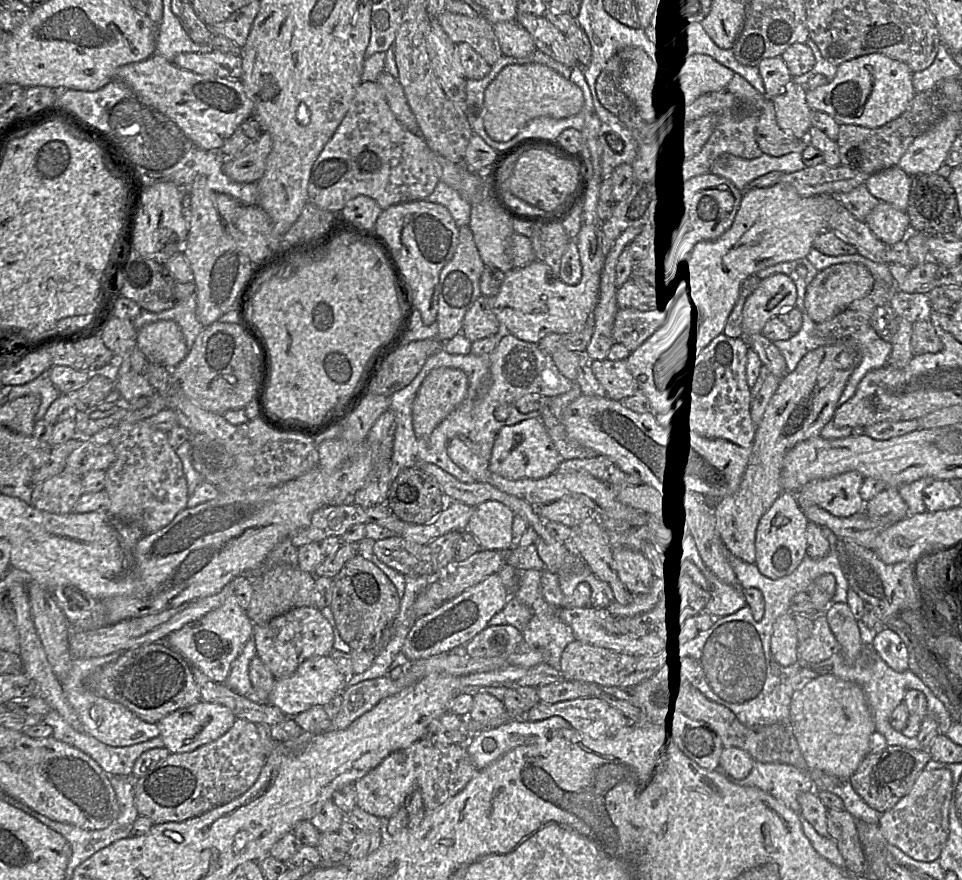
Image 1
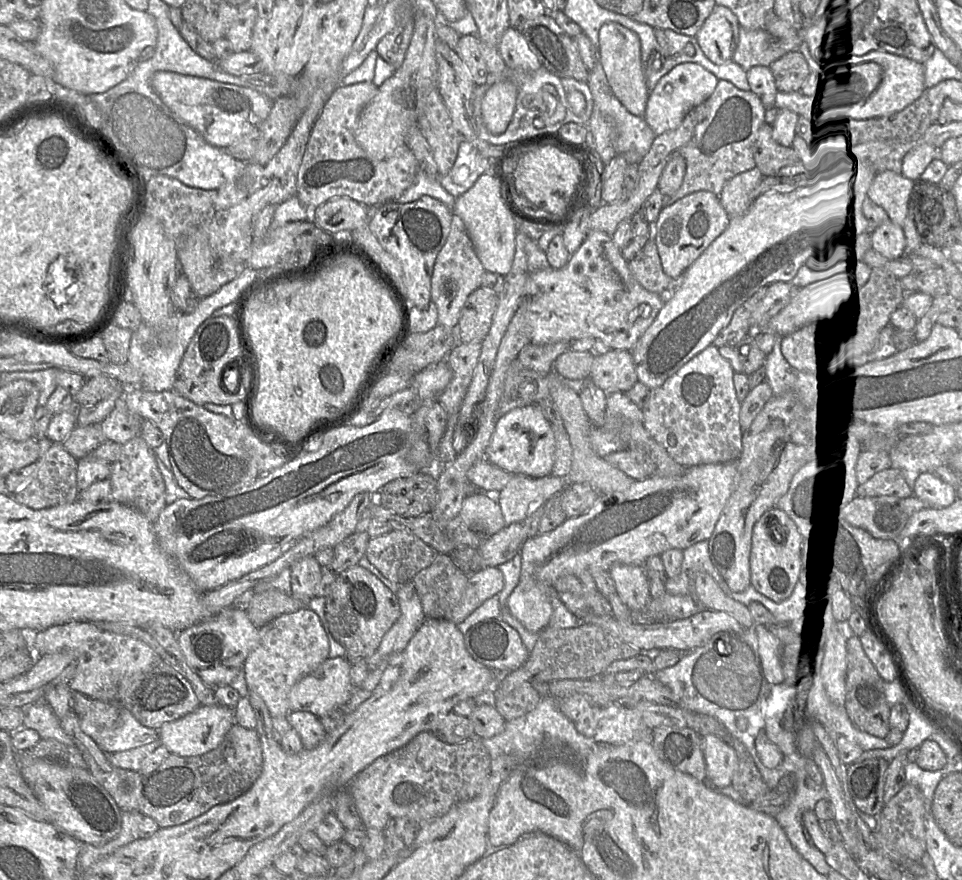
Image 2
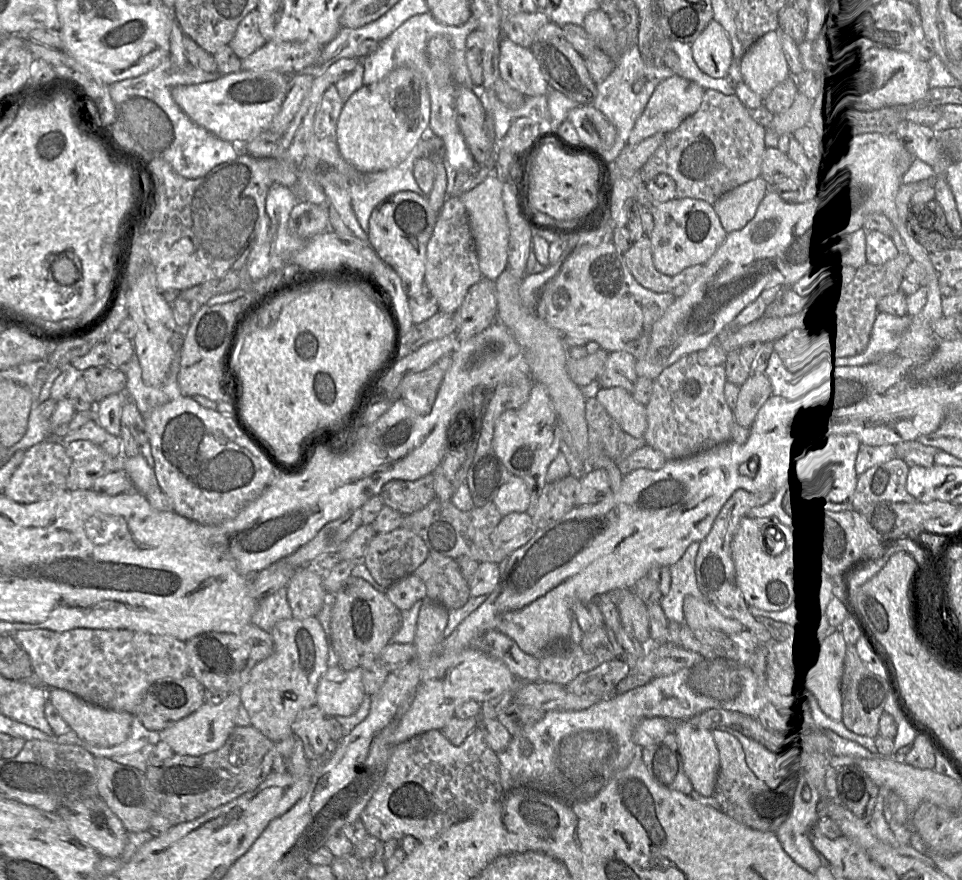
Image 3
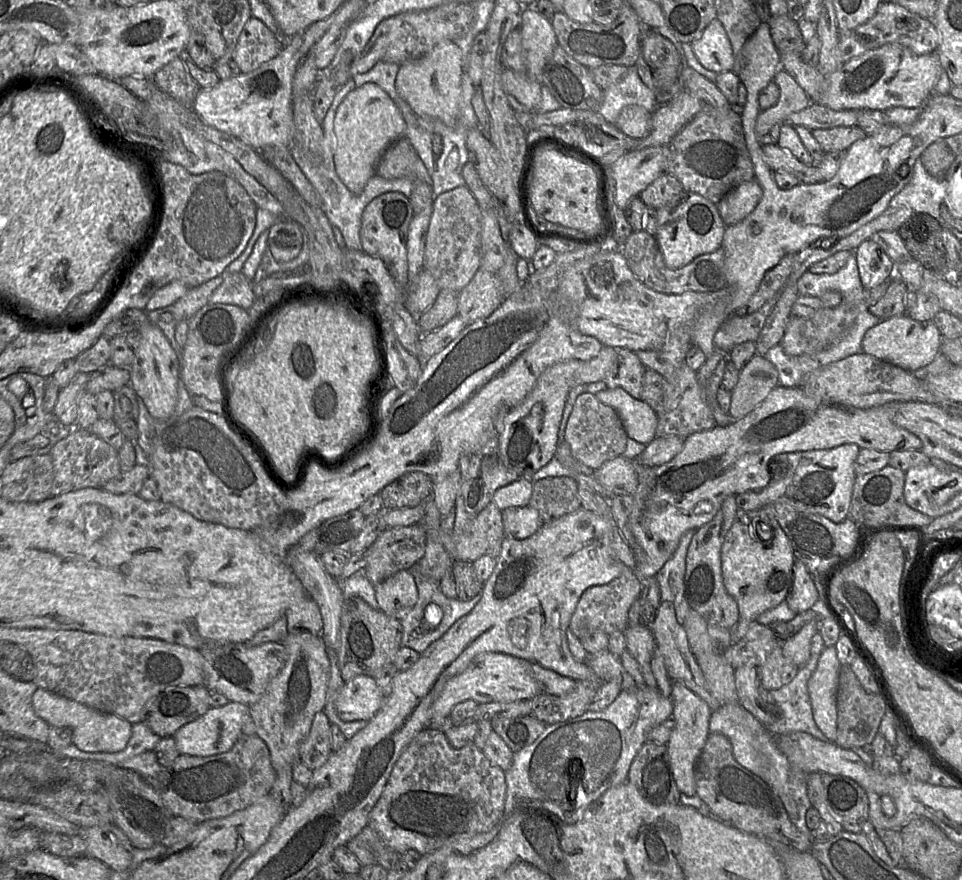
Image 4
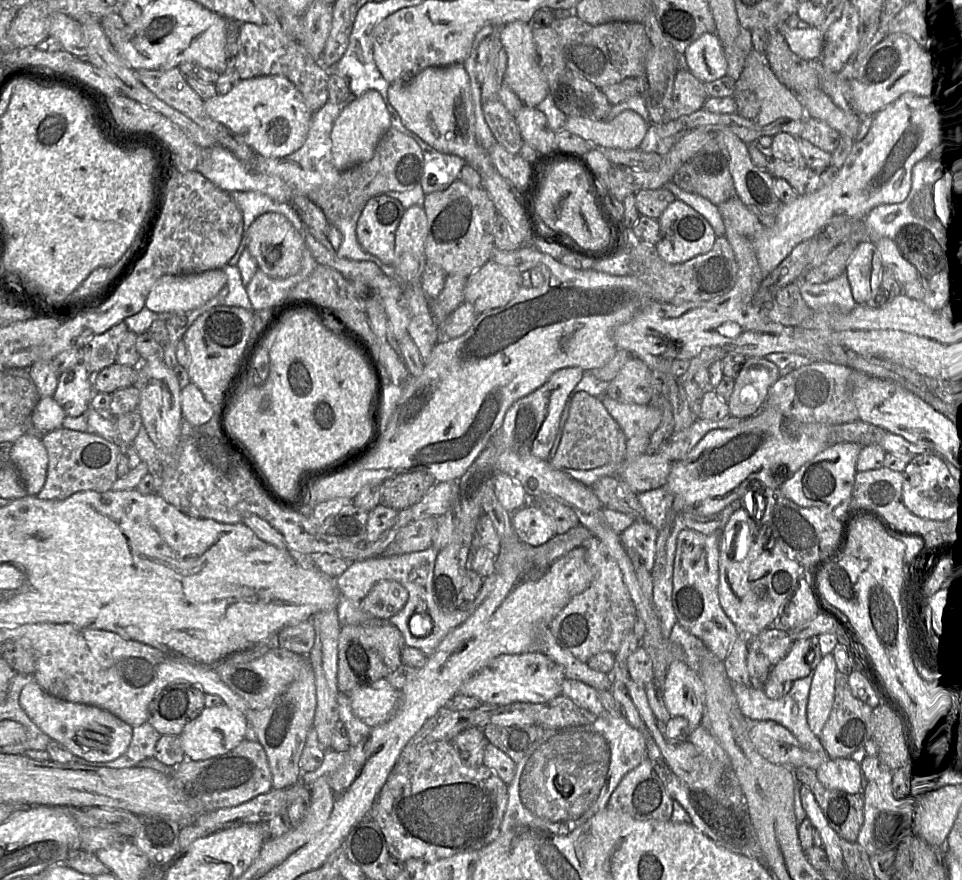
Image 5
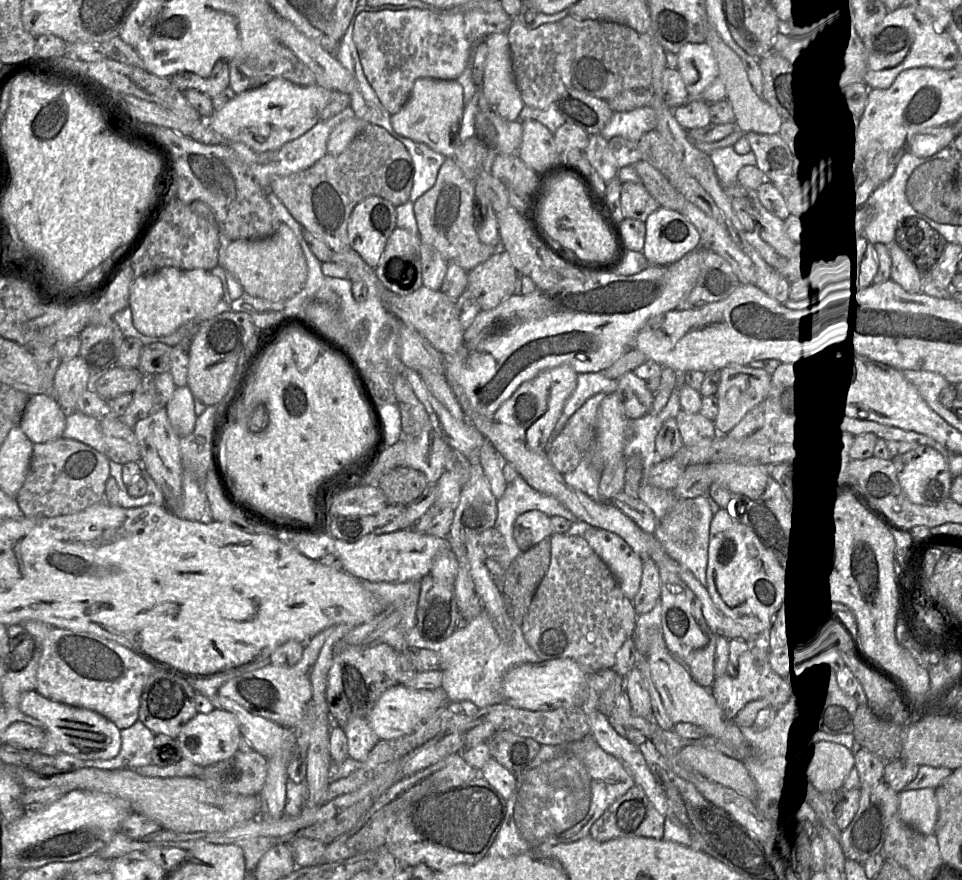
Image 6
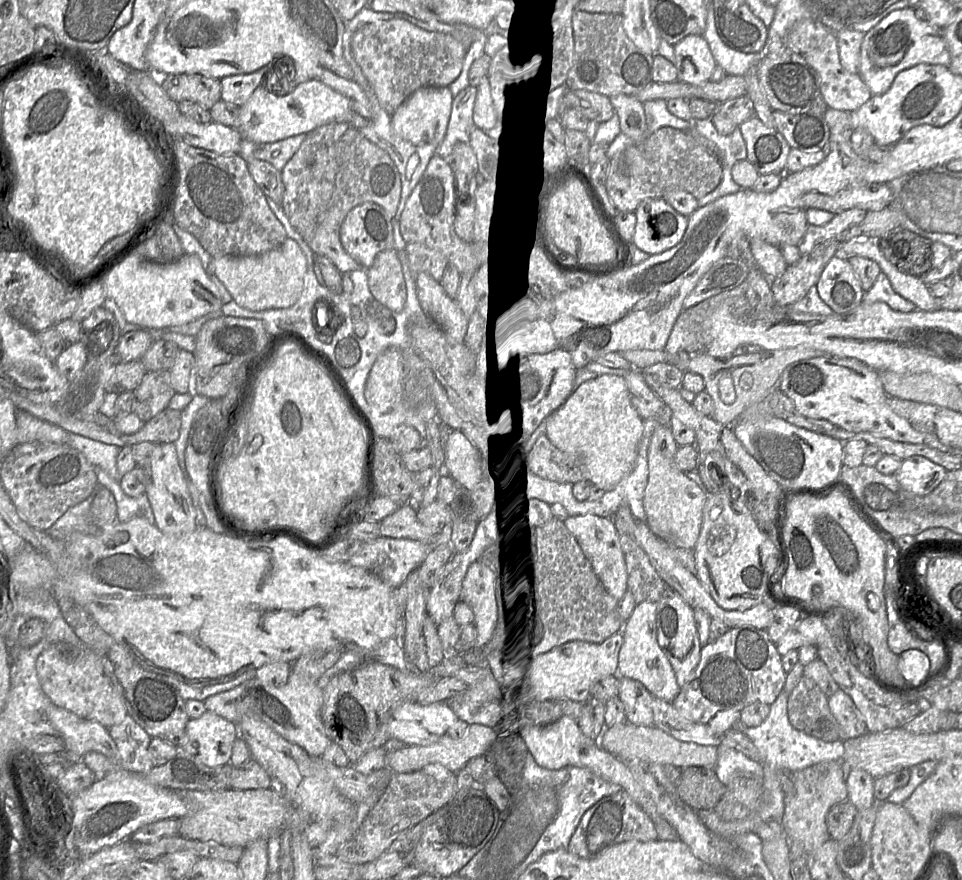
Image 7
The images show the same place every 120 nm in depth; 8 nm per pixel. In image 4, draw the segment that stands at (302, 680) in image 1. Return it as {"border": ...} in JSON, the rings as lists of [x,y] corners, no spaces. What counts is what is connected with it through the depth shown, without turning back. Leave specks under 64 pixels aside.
{"border":[[[359,675],[344,683],[336,699],[336,710],[343,721],[368,722],[382,707],[384,700],[385,695],[374,678]]]}

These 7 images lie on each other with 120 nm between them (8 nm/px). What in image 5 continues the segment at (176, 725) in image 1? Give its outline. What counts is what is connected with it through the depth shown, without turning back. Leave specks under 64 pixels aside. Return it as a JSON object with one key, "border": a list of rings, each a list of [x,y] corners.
{"border":[[[226,704],[205,707],[179,736],[186,759],[201,761],[228,753],[245,739],[248,725],[246,715],[236,708]]]}

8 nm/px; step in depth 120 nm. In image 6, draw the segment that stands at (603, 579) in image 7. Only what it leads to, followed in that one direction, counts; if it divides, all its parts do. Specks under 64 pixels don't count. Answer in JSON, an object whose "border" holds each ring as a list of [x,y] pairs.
{"border":[[[590,527],[583,538],[609,567],[623,594],[632,600],[640,587],[644,559],[613,532]]]}

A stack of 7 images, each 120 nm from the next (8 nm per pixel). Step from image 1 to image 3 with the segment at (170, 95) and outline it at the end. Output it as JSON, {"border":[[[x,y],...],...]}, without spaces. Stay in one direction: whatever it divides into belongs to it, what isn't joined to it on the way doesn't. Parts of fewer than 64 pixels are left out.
{"border":[[[242,70],[215,81],[179,85],[171,93],[178,106],[197,125],[224,141],[242,145],[270,129],[285,99],[289,78],[277,71]]]}

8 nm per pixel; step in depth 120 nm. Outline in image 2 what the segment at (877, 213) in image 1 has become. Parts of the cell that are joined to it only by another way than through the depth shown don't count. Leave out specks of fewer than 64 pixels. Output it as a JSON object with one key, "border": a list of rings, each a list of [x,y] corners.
{"border":[[[890,220],[869,233],[869,246],[891,260],[906,255],[903,229]]]}

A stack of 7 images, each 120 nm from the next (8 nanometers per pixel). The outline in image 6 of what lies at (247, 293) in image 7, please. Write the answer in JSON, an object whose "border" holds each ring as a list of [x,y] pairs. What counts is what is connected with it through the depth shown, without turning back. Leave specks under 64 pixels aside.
{"border":[[[284,223],[267,238],[222,243],[219,248],[219,265],[237,279],[244,293],[272,302],[283,301],[299,293],[308,276],[302,248],[294,232]]]}

